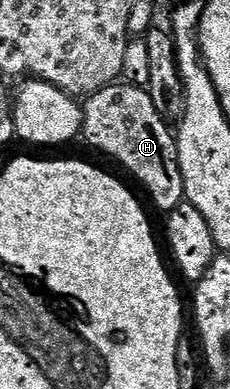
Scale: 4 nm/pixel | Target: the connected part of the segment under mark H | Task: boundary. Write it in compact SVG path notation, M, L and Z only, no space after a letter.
M127 83L108 85L87 98L82 105L82 137L94 148L113 157L124 169L140 180L140 185L152 196L161 214L178 207L184 201L182 171L178 163L176 139L169 122L158 115L154 99L147 88Z

